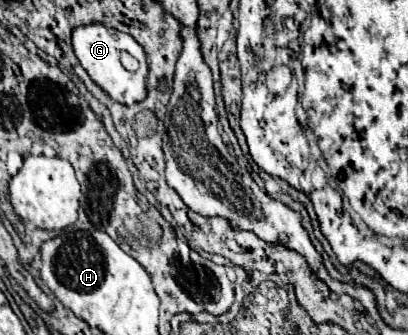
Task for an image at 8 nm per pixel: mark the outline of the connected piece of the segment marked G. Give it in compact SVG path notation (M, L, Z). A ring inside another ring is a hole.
M88 23L78 25L72 29L72 47L80 61L80 65L86 69L86 73L118 103L132 105L146 95L146 75L148 75L148 63L144 49L126 33L120 33L116 29L110 29L102 23ZM120 51L128 51L132 57L138 59L138 69L128 71L120 63Z

